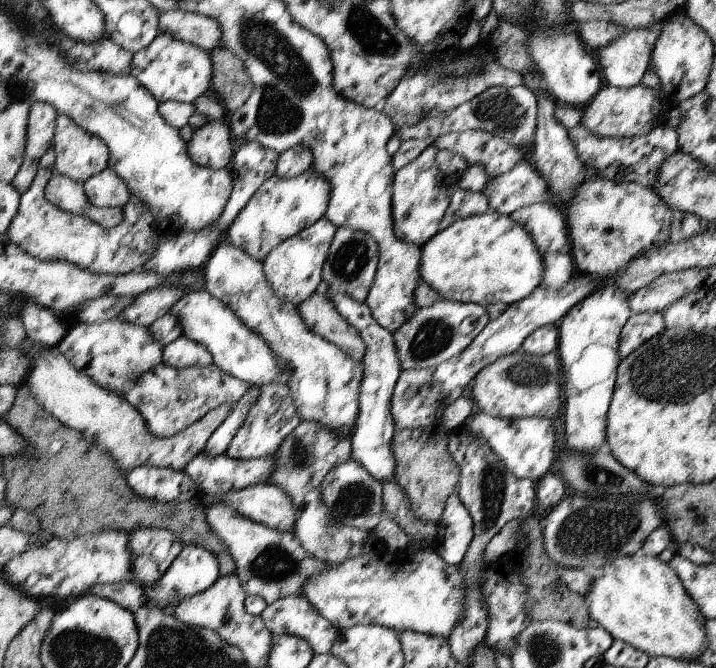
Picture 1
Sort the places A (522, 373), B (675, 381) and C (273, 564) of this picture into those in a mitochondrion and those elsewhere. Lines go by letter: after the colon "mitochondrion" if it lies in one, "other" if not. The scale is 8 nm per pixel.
A: mitochondrion
B: mitochondrion
C: mitochondrion

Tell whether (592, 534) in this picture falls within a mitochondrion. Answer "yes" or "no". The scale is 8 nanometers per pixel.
yes

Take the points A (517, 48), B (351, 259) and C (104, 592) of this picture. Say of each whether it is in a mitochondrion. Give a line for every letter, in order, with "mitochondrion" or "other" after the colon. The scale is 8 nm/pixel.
A: mitochondrion
B: mitochondrion
C: other

